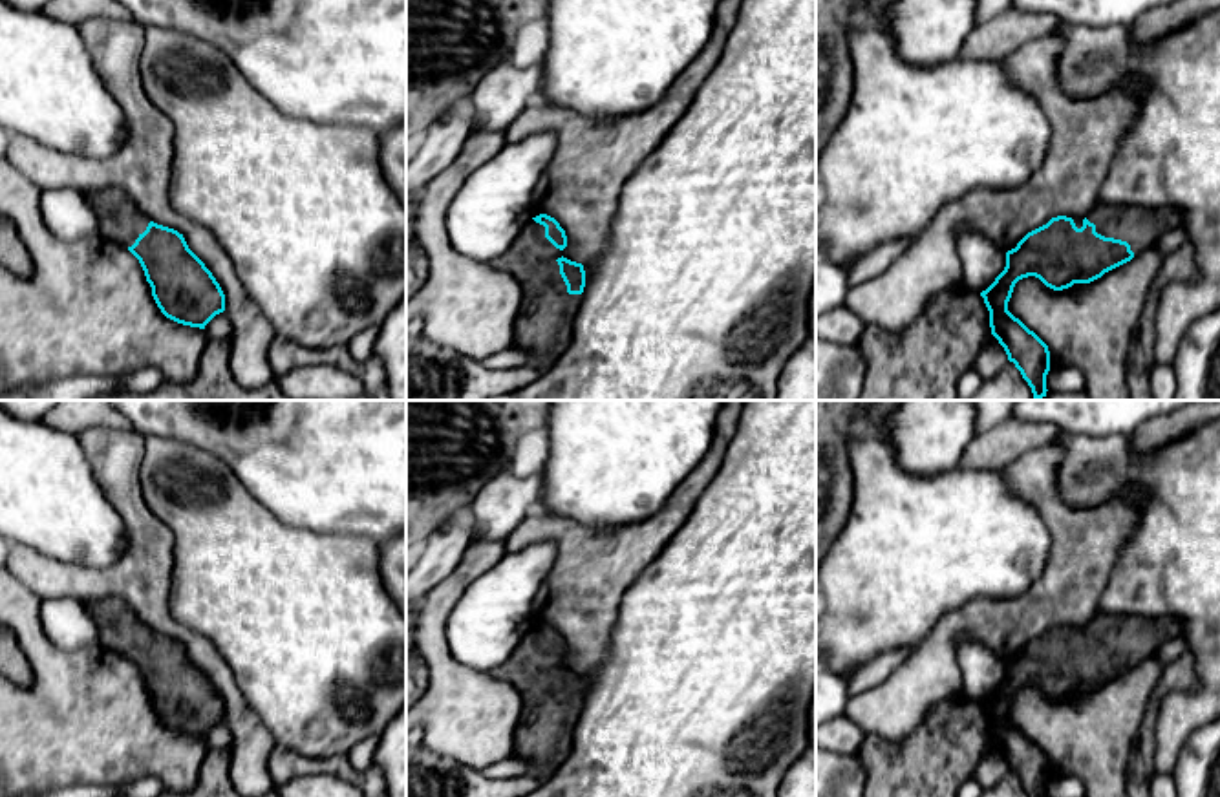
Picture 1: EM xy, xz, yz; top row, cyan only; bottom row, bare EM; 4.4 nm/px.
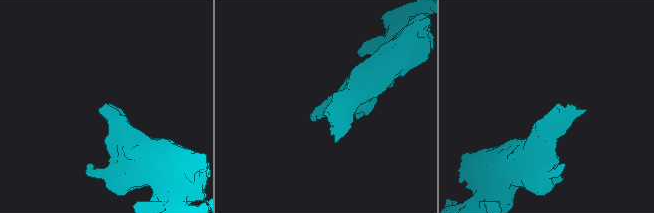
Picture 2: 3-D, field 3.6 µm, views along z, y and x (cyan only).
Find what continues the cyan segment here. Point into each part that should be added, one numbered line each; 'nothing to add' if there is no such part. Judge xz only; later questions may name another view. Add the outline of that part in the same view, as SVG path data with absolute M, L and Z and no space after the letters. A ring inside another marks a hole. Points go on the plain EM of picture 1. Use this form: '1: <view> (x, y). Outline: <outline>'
1: xz (544, 733). Outline: M530 629L512 654L490 673L514 685L521 696L514 757L532 762L532 777L547 781L565 760L582 704L569 704L560 684L563 660Z

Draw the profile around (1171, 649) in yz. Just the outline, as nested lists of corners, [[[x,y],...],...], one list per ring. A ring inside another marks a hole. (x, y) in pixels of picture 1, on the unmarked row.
[[[1182,636],[1169,638],[1161,643],[1161,647],[1156,651],[1156,658],[1167,665],[1176,662],[1185,653],[1185,642]]]

